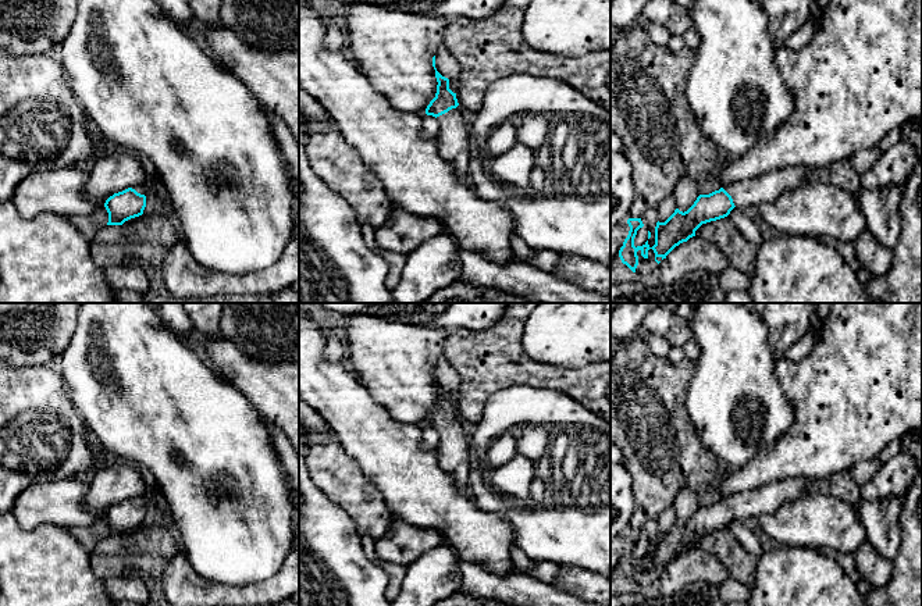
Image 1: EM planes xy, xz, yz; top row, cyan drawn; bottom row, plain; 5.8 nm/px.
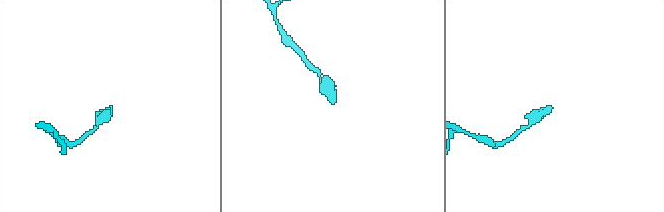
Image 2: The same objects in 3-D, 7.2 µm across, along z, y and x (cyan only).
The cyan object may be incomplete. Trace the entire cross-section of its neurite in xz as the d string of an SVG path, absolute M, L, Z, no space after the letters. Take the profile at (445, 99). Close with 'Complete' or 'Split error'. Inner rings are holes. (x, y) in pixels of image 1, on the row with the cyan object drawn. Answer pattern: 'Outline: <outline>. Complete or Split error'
Outline: M435 56L432 67L437 78L437 93L426 108L427 115L432 115L439 122L438 150L442 158L455 165L458 177L467 185L473 185L469 175L470 168L470 132L464 125L459 111L456 93L449 89L449 79L442 76L435 68Z. Split error

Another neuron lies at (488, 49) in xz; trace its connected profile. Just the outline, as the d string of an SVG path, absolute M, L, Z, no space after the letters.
M503 0L495 14L484 19L466 17L448 18L442 44L462 67L458 78L456 99L466 111L477 113L488 86L499 78L526 72L530 75L556 78L577 89L594 103L610 113L610 89L606 76L610 72L610 50L566 57L533 49L523 36L523 19L533 0Z

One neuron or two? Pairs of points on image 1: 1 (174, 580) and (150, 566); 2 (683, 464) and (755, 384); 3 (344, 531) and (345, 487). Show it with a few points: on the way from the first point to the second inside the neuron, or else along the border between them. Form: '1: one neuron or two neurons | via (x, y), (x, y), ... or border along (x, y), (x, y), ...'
1: two neurons | border along (181, 549), (163, 571), (163, 591)
2: two neurons | border along (687, 414), (700, 442), (718, 460)
3: two neurons | border along (319, 489), (340, 506), (359, 528)

